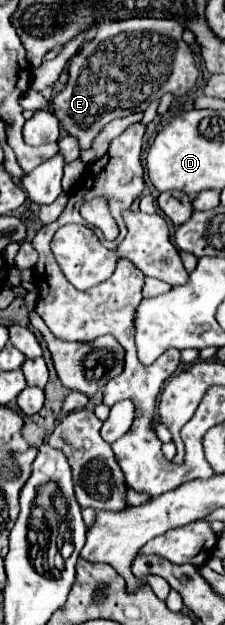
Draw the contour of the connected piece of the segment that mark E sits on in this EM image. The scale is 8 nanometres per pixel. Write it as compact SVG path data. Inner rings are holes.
M127 18L119 22L107 22L97 28L97 36L87 42L69 62L69 82L55 96L51 108L63 130L69 136L79 140L79 150L91 148L95 136L103 130L103 126L115 118L123 118L135 112L145 112L147 106L171 92L175 98L185 96L191 88L197 86L199 70L195 66L195 56L187 42L181 38L183 26L175 20L161 18Z

